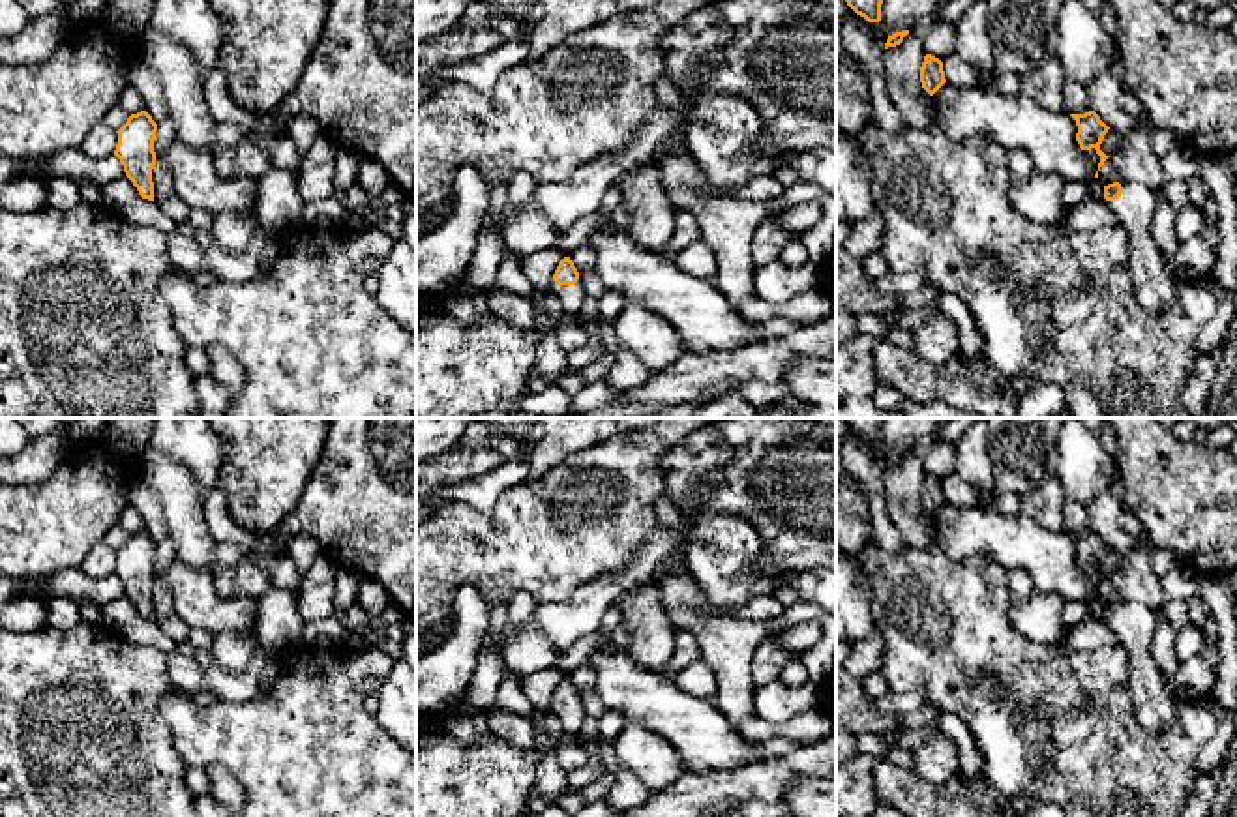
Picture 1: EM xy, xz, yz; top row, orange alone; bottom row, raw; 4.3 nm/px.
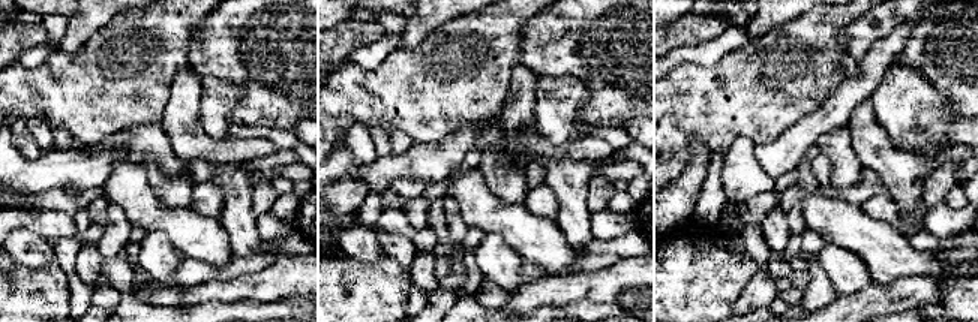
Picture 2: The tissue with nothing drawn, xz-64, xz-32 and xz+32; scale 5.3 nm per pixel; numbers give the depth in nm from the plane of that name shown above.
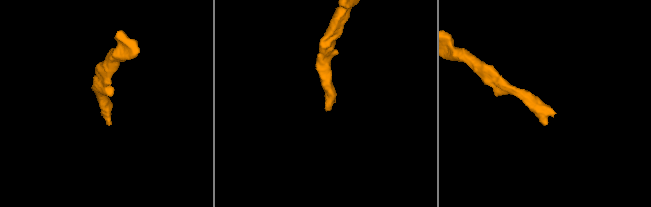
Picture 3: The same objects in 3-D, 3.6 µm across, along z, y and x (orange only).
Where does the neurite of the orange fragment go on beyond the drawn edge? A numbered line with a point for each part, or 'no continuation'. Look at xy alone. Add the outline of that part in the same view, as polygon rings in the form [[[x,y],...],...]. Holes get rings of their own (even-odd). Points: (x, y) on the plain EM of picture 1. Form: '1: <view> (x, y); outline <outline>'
no continuation

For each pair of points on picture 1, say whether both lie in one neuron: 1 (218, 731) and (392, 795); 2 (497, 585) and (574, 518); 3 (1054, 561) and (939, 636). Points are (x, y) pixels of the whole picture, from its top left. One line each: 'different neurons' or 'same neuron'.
1: same neuron
2: same neuron
3: different neurons

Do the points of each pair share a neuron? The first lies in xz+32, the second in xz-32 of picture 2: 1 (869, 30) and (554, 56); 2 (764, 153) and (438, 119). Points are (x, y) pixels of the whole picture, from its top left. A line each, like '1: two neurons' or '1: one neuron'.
1: one neuron
2: two neurons

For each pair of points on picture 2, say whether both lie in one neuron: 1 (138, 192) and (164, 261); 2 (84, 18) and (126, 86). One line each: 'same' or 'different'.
1: different
2: different

